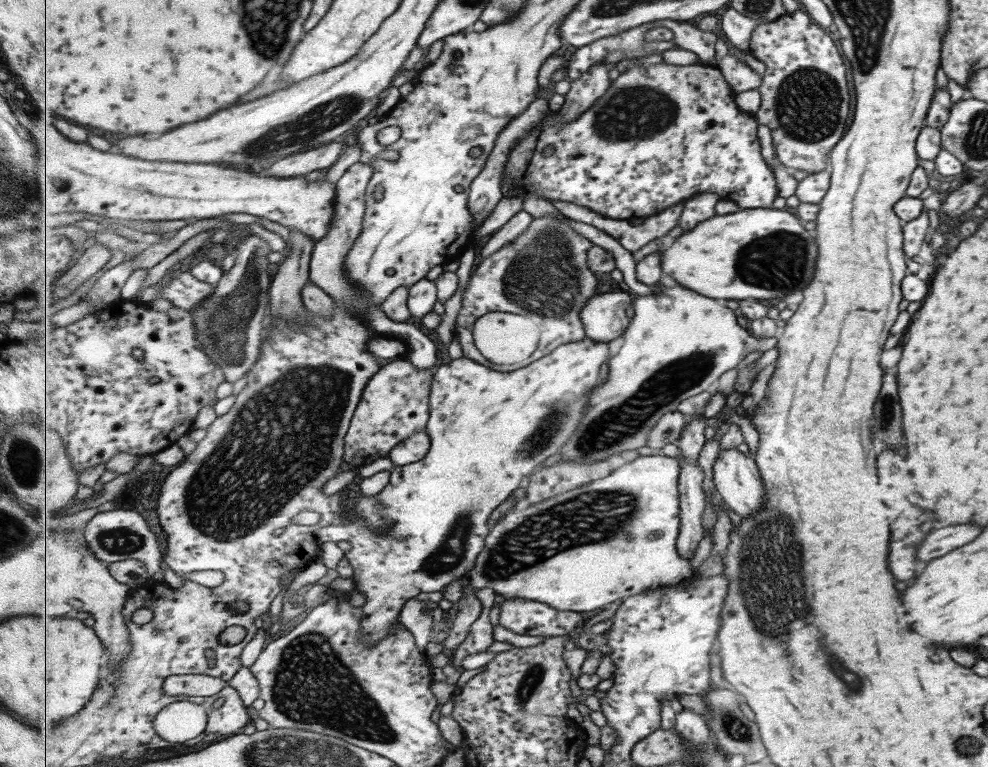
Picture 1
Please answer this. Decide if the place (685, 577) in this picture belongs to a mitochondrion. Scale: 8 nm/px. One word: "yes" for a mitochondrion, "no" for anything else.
no

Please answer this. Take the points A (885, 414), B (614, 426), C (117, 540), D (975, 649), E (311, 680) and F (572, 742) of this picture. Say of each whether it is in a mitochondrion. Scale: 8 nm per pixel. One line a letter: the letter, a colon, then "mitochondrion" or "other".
A: mitochondrion
B: mitochondrion
C: mitochondrion
D: other
E: mitochondrion
F: other

